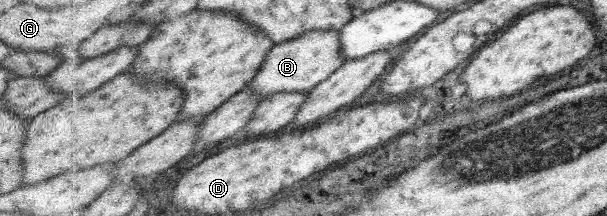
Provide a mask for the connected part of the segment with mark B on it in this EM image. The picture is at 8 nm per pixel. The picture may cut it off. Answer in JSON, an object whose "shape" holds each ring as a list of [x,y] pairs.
{"shape":[[[309,31],[297,38],[274,45],[249,87],[261,100],[276,92],[307,93],[329,79],[345,62],[340,31]]]}

